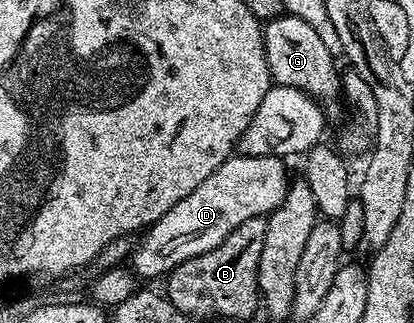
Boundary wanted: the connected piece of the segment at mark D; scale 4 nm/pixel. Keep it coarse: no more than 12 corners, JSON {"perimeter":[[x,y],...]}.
{"perimeter":[[277,155],[226,158],[142,231],[129,266],[159,278],[285,200]]}

